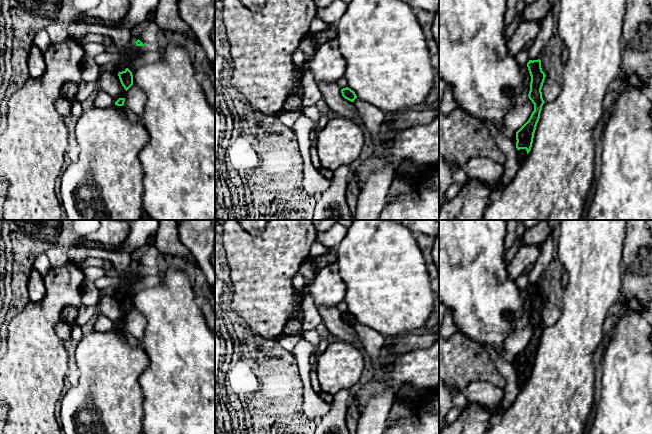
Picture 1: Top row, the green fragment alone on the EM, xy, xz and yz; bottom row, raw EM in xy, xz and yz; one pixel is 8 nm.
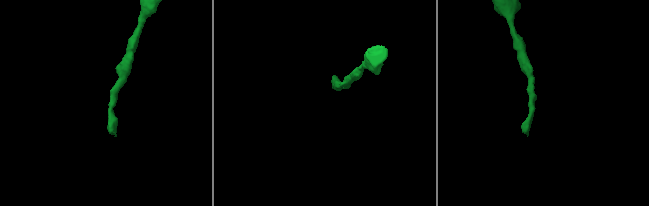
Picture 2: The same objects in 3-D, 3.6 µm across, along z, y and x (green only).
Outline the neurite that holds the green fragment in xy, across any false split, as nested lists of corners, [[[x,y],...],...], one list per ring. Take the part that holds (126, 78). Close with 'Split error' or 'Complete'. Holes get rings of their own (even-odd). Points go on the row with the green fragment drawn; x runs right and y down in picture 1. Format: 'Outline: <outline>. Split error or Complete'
Outline: [[[126,68],[124,71],[118,73],[120,82],[124,89],[127,91],[133,85],[132,72]]]. Complete

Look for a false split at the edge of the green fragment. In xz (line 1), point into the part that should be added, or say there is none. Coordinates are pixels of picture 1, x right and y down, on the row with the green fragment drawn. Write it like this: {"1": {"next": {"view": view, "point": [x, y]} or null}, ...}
{"1": {"next": null}}

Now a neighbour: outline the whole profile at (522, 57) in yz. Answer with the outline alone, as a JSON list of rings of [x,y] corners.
[[[523,48],[517,53],[515,57],[519,64],[520,70],[525,77],[524,96],[519,100],[517,100],[516,102],[517,105],[521,105],[529,99],[528,94],[530,91],[530,82],[531,82],[531,76],[527,67],[527,63],[529,62],[529,50]]]

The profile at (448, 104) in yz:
[[[446,86],[441,102],[441,111],[443,114],[449,114],[457,108],[459,108],[459,104],[454,99],[452,87]]]

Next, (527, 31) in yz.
[[[522,20],[512,37],[507,41],[507,48],[511,55],[516,56],[528,42],[534,41],[540,31],[540,23]]]

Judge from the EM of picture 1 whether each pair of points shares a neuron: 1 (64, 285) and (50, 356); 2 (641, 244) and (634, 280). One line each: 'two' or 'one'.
1: one
2: one

